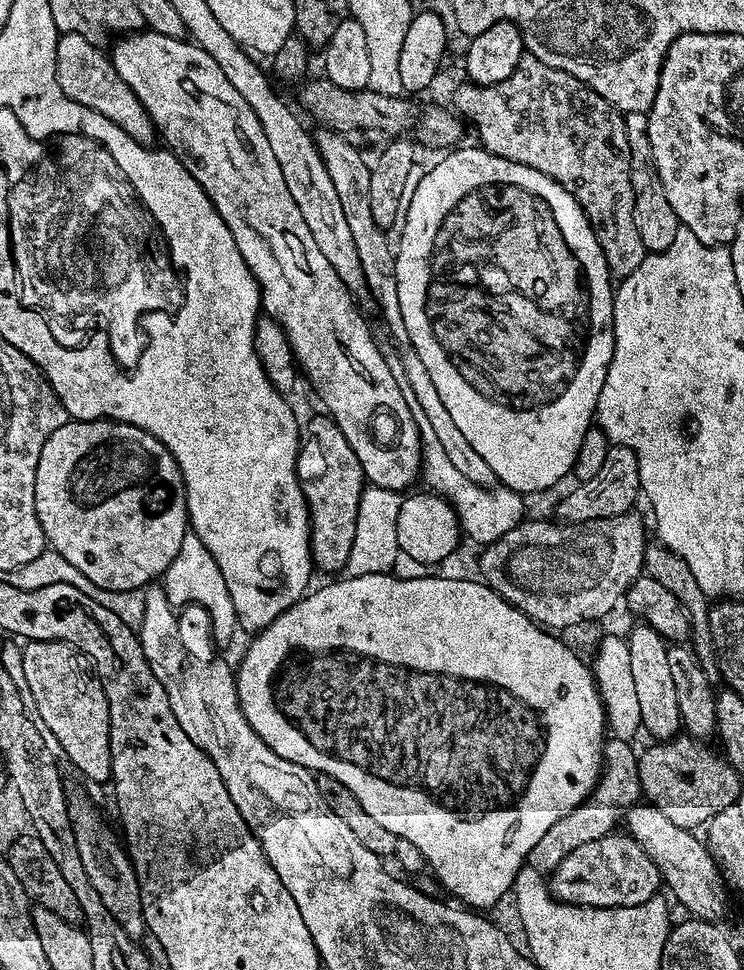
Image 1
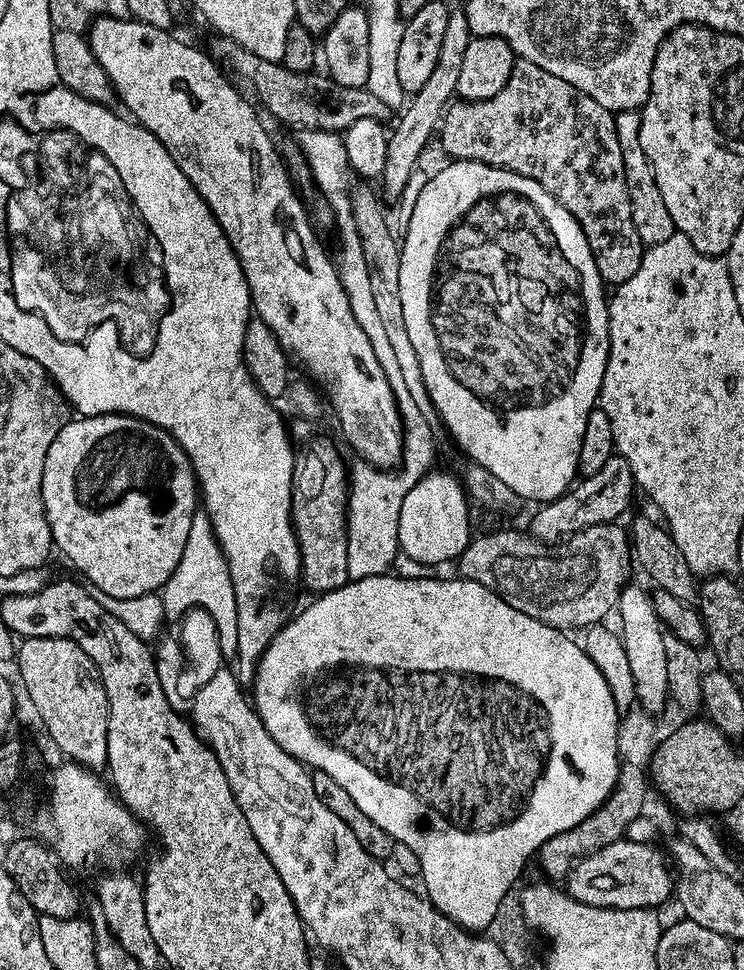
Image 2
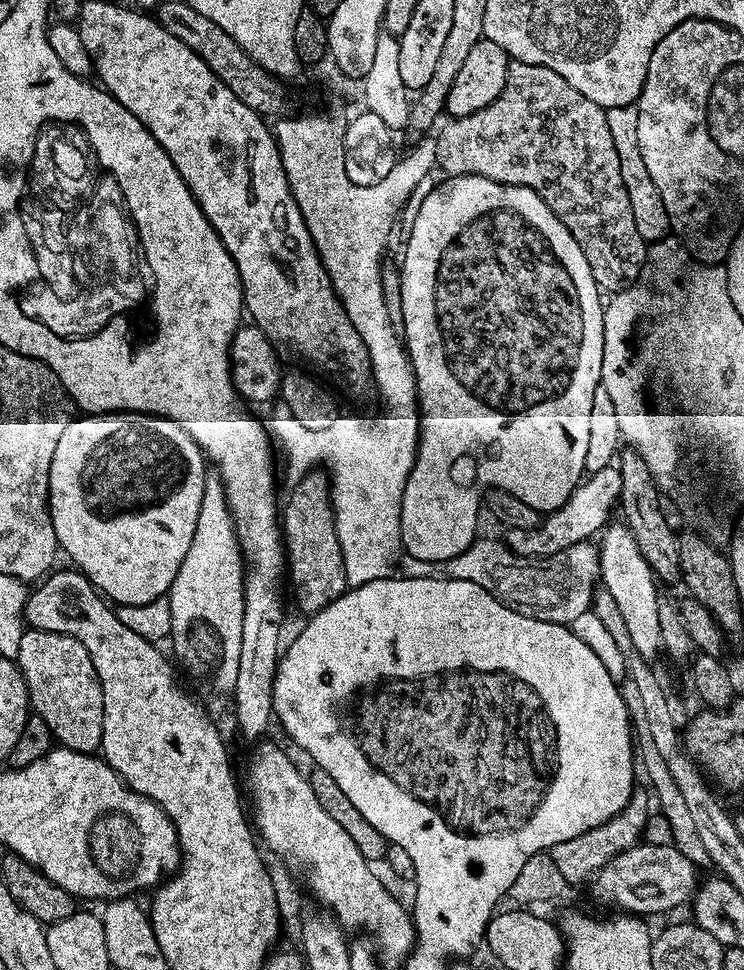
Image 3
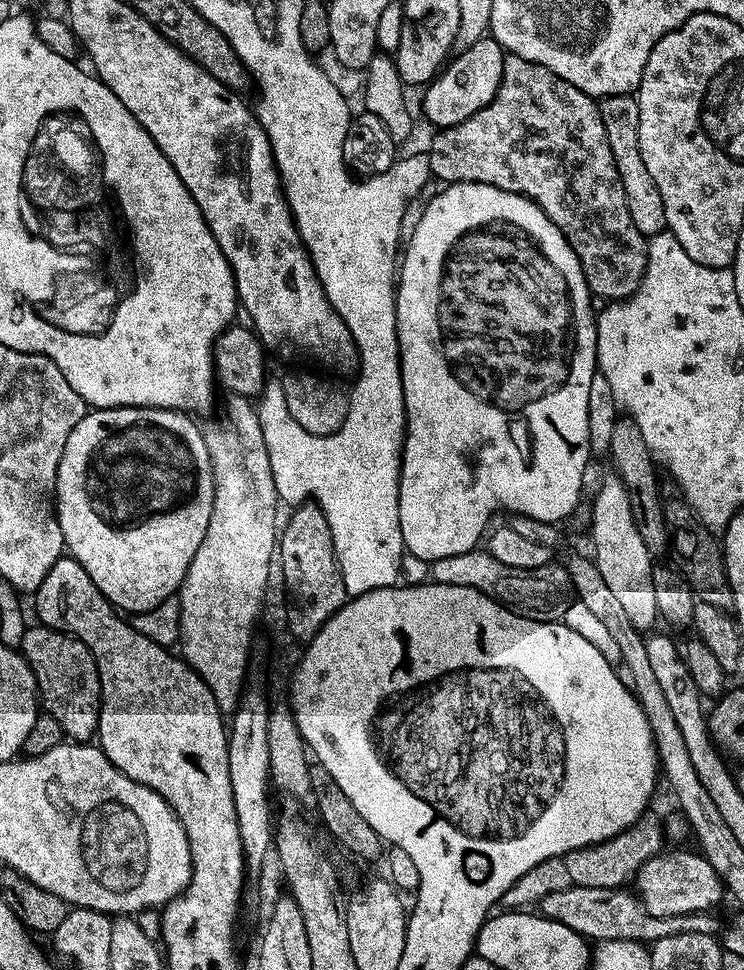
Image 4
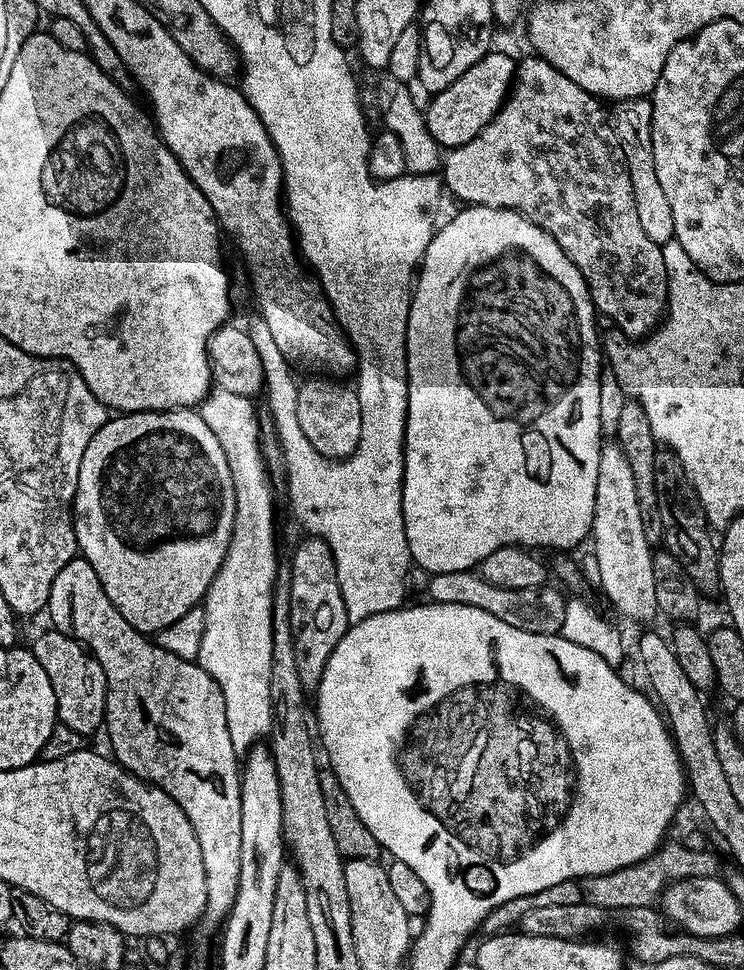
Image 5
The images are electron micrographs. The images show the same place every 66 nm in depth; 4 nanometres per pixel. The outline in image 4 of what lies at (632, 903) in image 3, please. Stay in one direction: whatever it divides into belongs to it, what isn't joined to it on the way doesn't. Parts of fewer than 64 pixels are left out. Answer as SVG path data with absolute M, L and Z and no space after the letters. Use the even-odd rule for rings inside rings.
M664 850L659 855L654 855L645 861L640 871L635 875L634 886L636 887L634 888L646 911L650 914L653 912L675 912L676 915L686 915L684 908L692 908L695 912L700 912L700 904L708 904L708 900L715 900L718 905L720 904L716 899L716 884L720 881L719 875L711 868L710 862L705 860L703 855L696 852L695 854Z

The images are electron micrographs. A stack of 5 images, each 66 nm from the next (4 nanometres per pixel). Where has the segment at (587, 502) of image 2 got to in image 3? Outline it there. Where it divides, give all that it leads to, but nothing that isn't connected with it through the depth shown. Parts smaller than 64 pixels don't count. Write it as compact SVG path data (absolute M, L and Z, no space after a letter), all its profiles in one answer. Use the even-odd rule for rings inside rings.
M609 466L591 473L573 492L568 500L565 514L552 514L543 522L532 529L508 528L506 543L510 551L520 556L543 558L554 556L559 552L574 547L576 544L583 544L591 541L592 535L599 533L605 527L606 520L600 516L608 516L617 507L620 491L622 490L622 474L619 467Z

